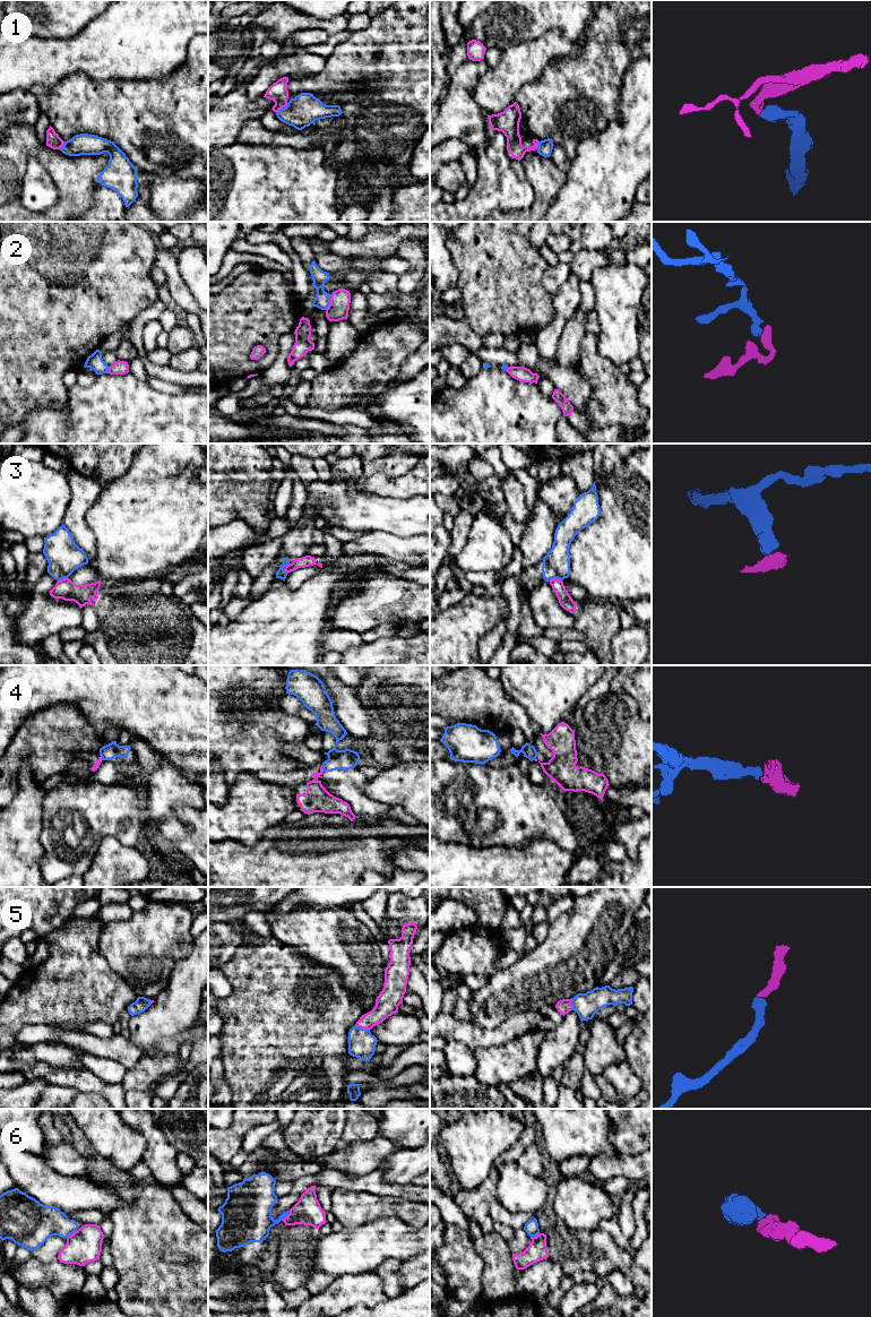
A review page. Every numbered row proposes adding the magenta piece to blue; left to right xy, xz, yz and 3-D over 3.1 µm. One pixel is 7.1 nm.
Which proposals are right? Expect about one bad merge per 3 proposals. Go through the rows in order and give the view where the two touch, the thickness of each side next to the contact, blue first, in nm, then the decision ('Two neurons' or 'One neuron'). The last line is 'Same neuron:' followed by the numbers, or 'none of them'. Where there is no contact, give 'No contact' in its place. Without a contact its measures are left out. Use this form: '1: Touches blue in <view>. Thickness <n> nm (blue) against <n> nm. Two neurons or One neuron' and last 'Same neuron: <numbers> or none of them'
1: Touches blue in xz. Thickness 220 nm (blue) against 140 nm. One neuron
2: Touches blue in xz. Thickness 110 nm (blue) against 150 nm. One neuron
3: Touches blue in yz. Thickness 190 nm (blue) against 90 nm. Two neurons
4: Touches blue in xz. Thickness 140 nm (blue) against 40 nm. Two neurons
5: Touches blue in xz. Thickness 190 nm (blue) against 160 nm. One neuron
6: Touches blue in xz. Thickness 280 nm (blue) against 190 nm. Two neurons
Same neuron: 1, 2, 5

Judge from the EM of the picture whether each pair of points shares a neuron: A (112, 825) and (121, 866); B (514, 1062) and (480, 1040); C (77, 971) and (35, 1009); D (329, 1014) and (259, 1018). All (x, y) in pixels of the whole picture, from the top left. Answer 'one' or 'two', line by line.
A: two
B: two
C: one
D: one

